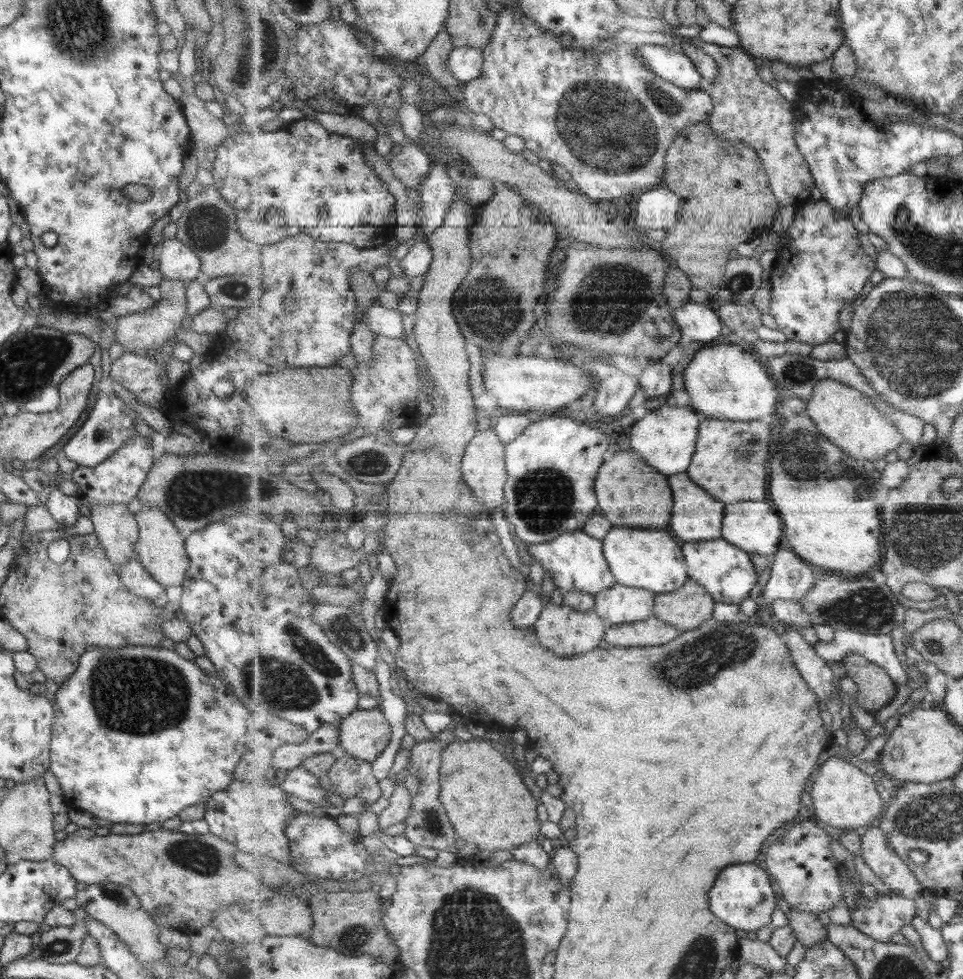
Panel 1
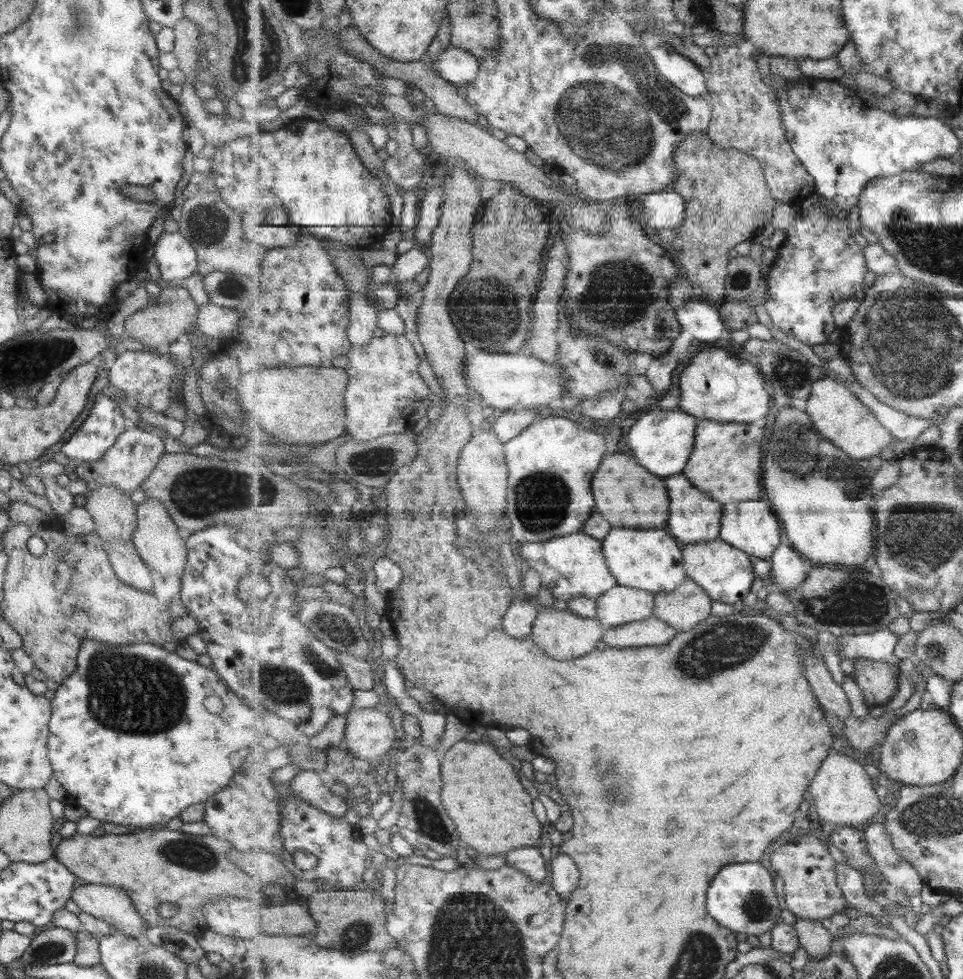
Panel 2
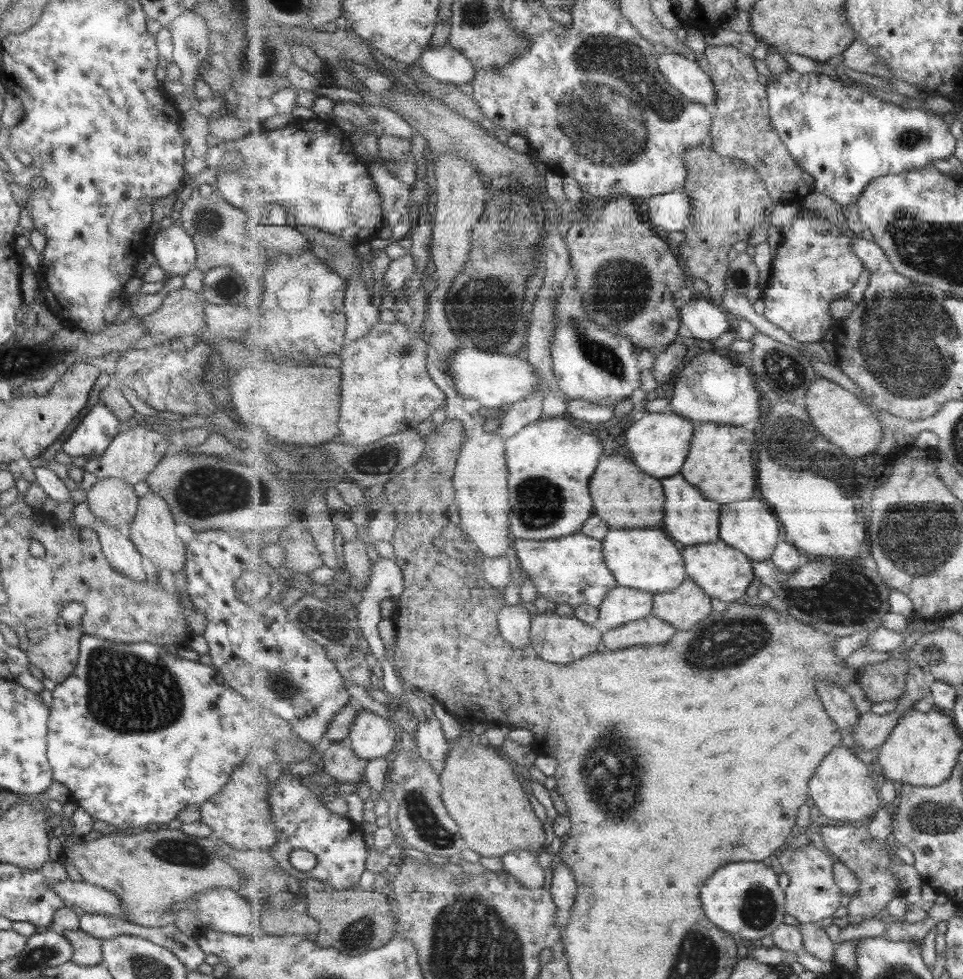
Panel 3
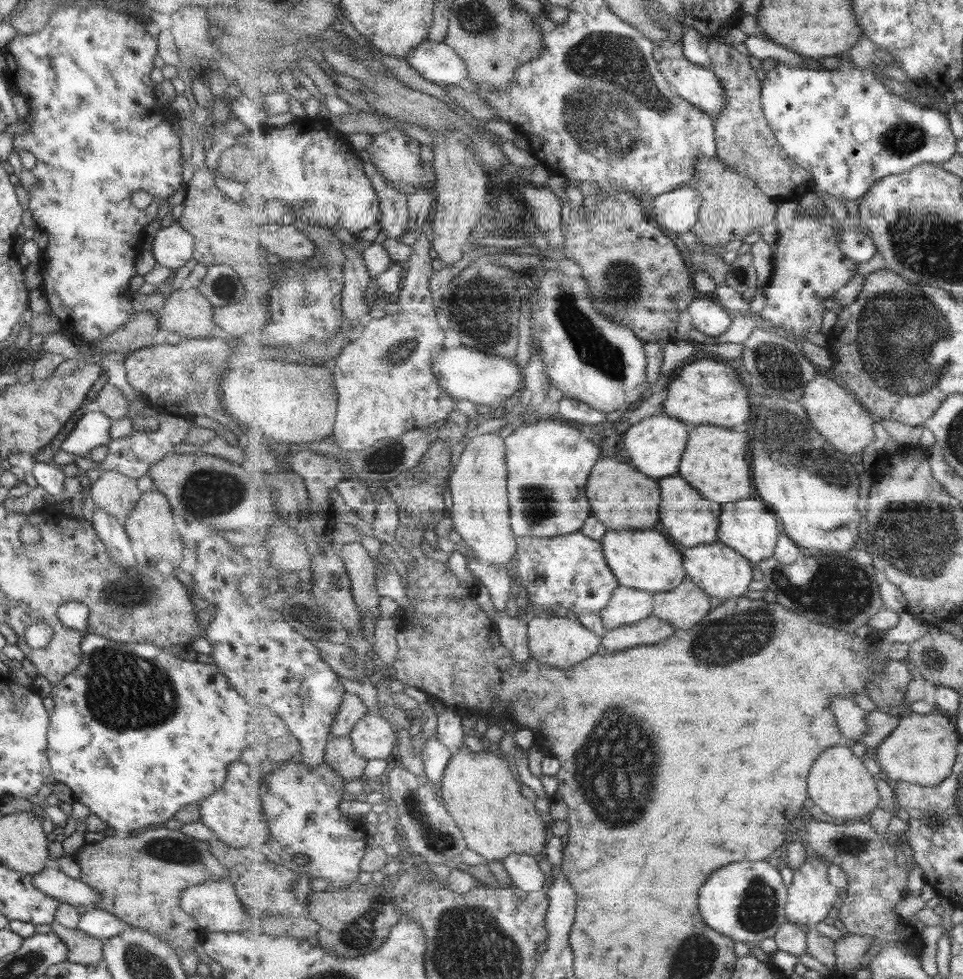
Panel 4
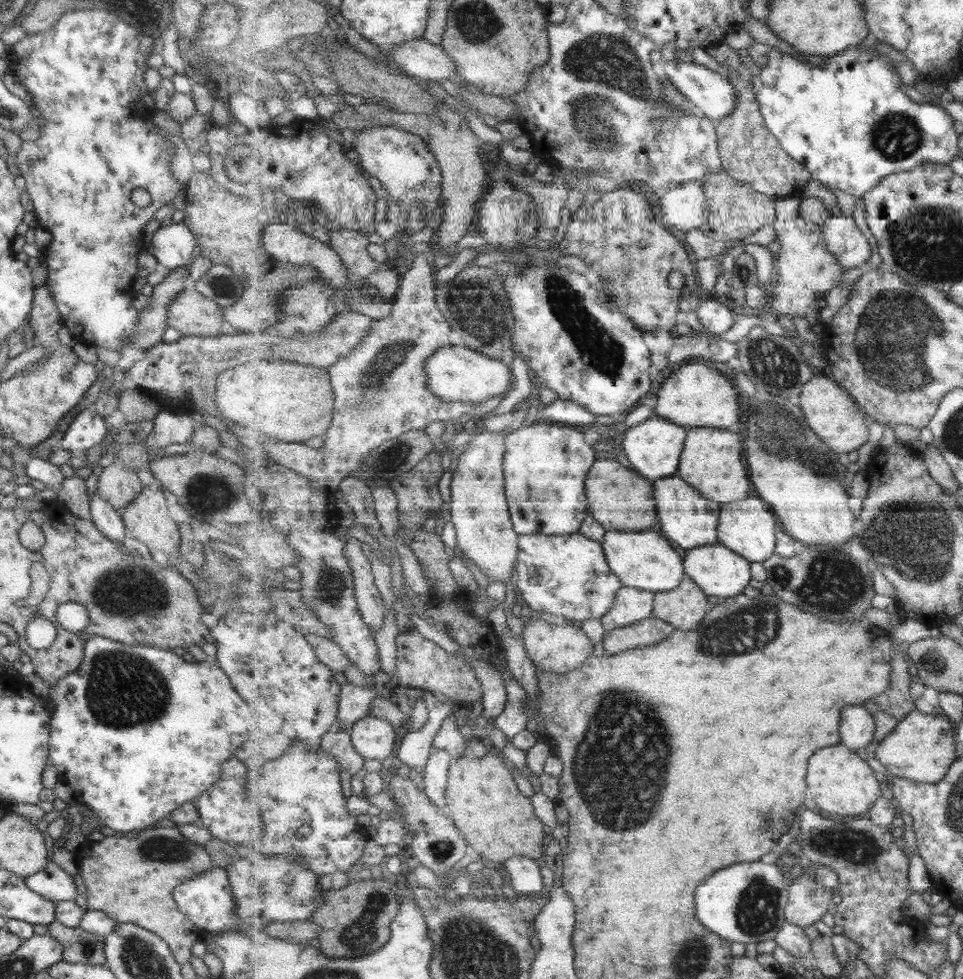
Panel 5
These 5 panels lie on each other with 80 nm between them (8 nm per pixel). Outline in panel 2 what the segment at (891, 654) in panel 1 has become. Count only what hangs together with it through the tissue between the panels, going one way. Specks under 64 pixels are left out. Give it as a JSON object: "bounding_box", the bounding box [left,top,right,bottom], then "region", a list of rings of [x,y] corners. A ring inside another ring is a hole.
{"bounding_box":[839,629,899,661],"region":[[[889,629],[873,634],[844,634],[839,636],[839,656],[848,659],[873,659],[883,661],[895,652],[899,637]]]}

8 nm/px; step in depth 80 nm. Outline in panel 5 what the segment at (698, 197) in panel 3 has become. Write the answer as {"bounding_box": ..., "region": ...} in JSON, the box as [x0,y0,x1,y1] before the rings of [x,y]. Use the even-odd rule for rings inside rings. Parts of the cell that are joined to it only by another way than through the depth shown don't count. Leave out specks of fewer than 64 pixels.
{"bounding_box":[697,169,775,242],"region":[[[724,169],[708,174],[702,181],[708,197],[709,215],[706,220],[708,223],[697,229],[701,229],[709,238],[725,242],[739,239],[742,242],[775,220],[775,198],[735,180]]]}

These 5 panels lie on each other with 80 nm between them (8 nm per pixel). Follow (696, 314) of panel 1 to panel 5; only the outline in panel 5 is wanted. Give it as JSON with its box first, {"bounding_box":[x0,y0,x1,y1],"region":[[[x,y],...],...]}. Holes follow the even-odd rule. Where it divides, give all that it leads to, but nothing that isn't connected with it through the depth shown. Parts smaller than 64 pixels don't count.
{"bounding_box":[695,296,737,336],"region":[[[705,296],[695,312],[702,326],[718,336],[733,328],[737,313],[733,306],[716,296]]]}

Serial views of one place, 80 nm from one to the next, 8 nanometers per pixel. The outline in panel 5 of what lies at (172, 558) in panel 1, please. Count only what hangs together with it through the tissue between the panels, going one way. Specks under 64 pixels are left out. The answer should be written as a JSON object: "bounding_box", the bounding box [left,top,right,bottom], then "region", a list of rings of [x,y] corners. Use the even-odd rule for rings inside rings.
{"bounding_box":[120,486,179,554],"region":[[[155,486],[143,487],[139,496],[122,508],[120,517],[123,518],[125,528],[129,528],[139,542],[143,542],[147,546],[155,546],[161,550],[161,553],[165,552],[165,554],[169,554],[169,550],[177,548],[179,524],[167,515],[165,498],[162,491]]]}

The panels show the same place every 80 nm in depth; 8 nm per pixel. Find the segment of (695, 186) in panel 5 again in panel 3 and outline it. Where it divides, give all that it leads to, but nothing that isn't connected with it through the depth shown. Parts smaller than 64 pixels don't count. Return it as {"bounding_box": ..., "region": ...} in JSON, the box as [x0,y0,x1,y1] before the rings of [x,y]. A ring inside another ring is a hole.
{"bounding_box":[647,192,692,232],"region":[[[685,192],[651,196],[647,202],[649,222],[668,232],[684,232],[692,223],[692,198]]]}

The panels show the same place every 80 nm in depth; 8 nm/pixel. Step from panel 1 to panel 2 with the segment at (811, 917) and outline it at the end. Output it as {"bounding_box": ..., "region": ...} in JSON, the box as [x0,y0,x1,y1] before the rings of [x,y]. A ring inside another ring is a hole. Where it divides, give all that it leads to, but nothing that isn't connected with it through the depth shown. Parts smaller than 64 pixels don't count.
{"bounding_box":[793,918,832,959],"region":[[[796,918],[793,924],[798,932],[800,946],[809,957],[813,959],[825,959],[831,954],[832,937],[831,928],[825,928],[820,921]]]}

